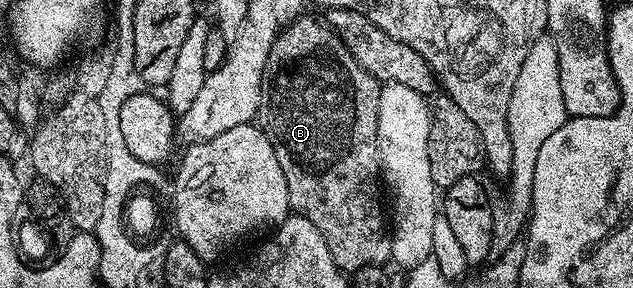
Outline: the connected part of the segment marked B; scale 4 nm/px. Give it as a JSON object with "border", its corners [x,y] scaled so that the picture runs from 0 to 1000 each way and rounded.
{"border":[[[476,56],[453,80],[442,122],[433,139],[433,167],[427,167],[427,208],[417,240],[417,316],[411,351],[408,434],[433,514],[433,542],[439,542],[439,573],[445,580],[445,611],[452,611],[452,667],[461,743],[476,743],[515,833],[515,861],[521,861],[521,889],[528,889],[528,917],[545,944],[561,944],[580,924],[607,924],[619,892],[619,830],[610,781],[610,729],[600,719],[600,660],[603,674],[603,580],[600,569],[600,503],[597,500],[597,347],[603,288],[585,250],[573,243],[559,208],[547,153],[532,125],[531,108],[517,73]]]}

